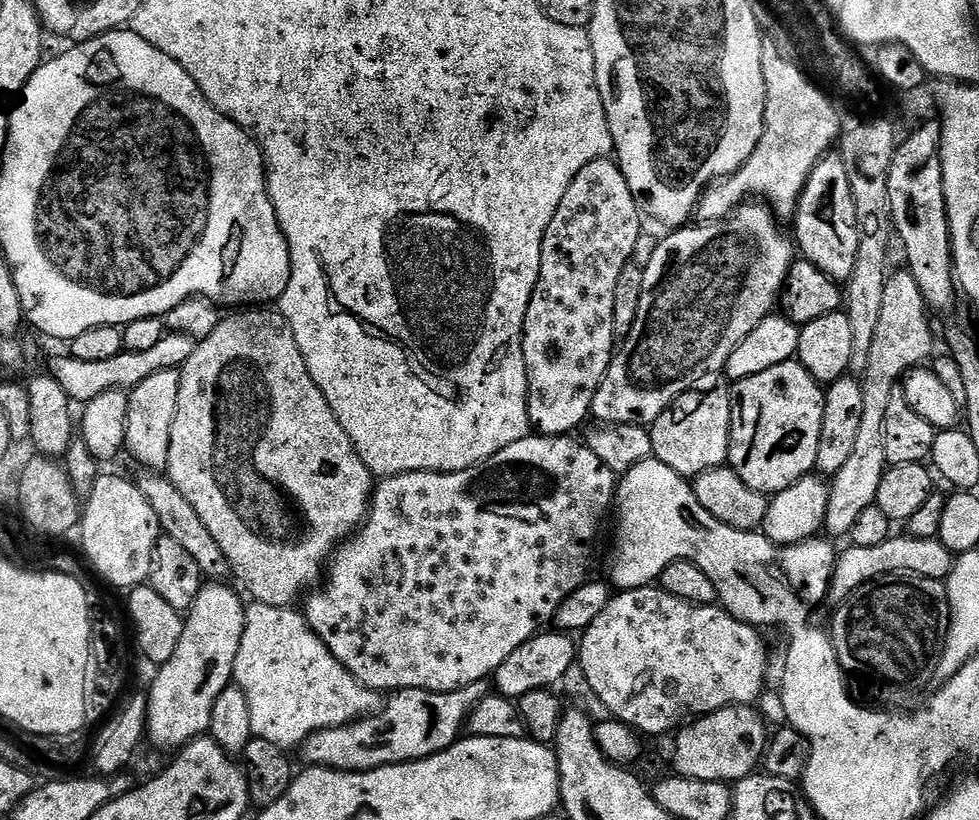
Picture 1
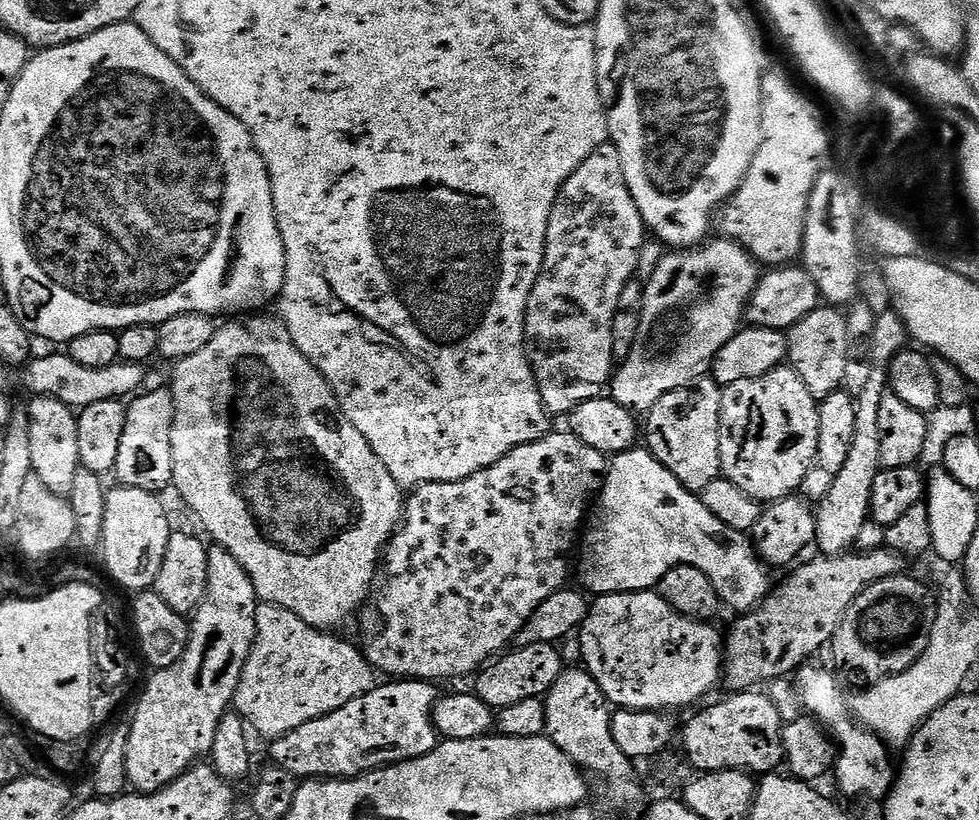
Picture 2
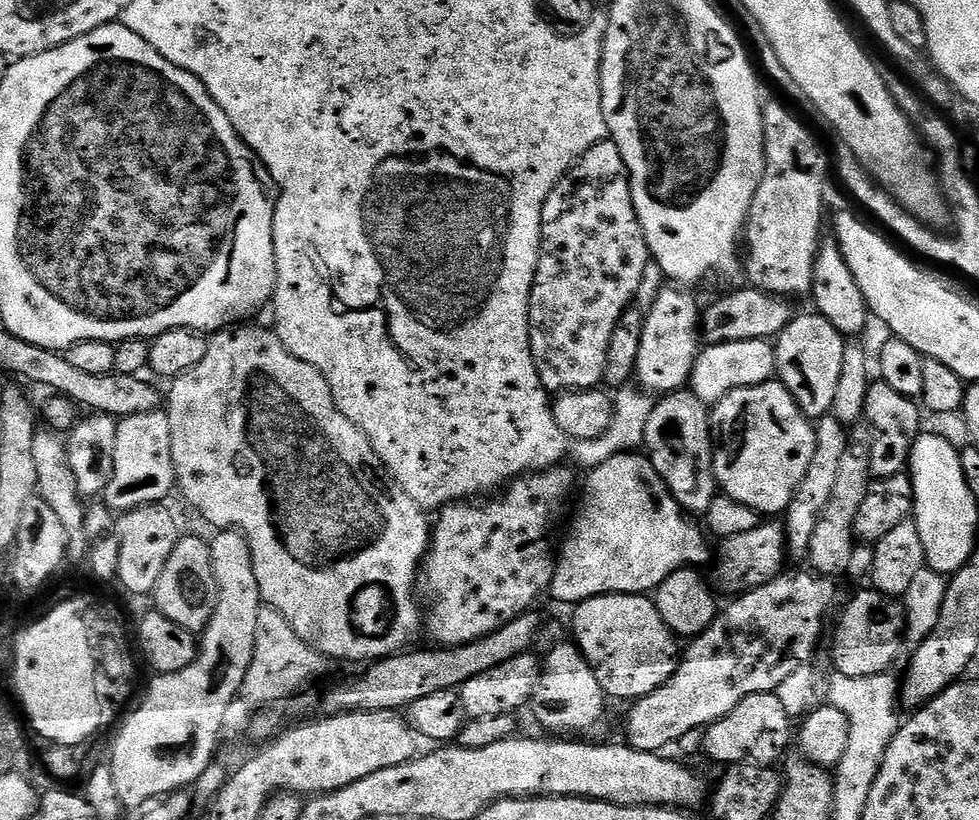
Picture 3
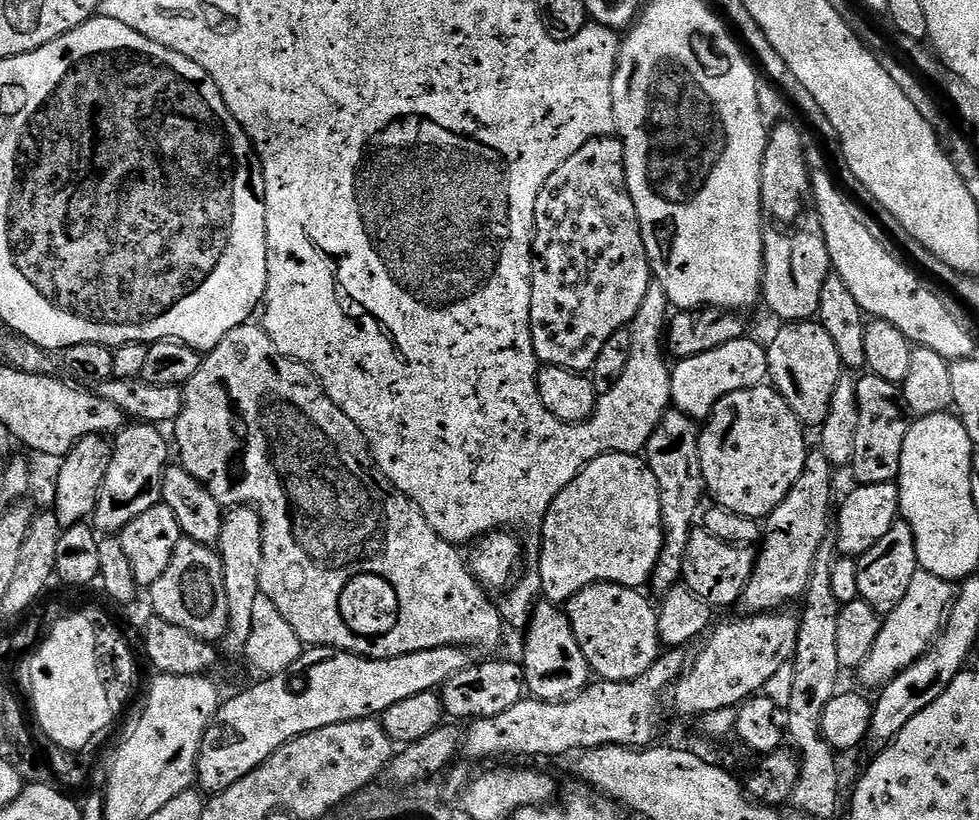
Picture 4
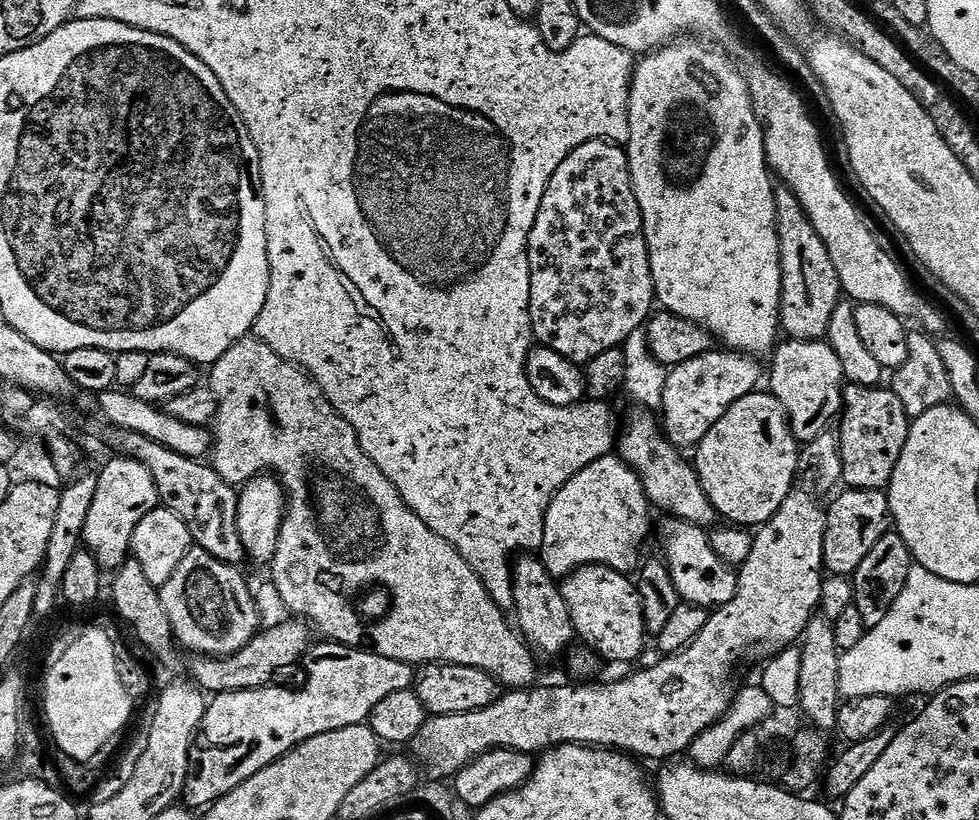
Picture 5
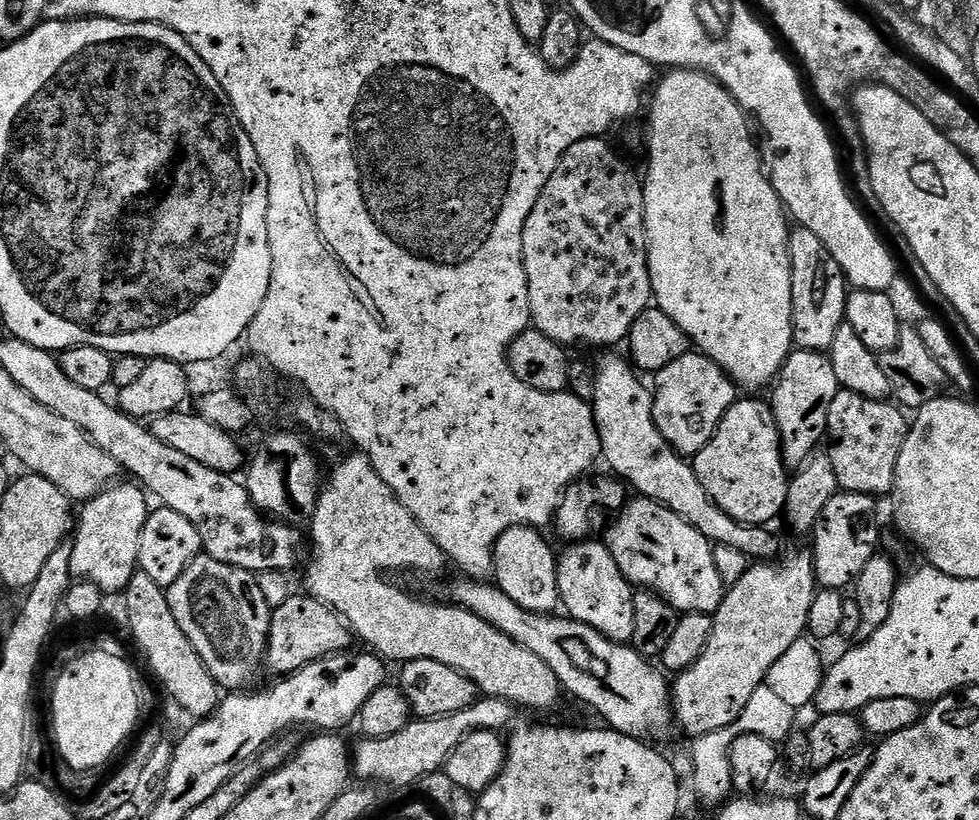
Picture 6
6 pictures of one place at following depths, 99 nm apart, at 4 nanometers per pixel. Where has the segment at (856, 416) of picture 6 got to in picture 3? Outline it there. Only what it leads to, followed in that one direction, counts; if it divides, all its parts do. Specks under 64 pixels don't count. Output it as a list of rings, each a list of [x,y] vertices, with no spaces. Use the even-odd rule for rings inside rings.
[[[877,379],[869,383],[864,407],[864,420],[872,431],[872,440],[867,441],[870,470],[876,480],[885,480],[891,476],[899,476],[907,469],[908,459],[912,456],[914,442],[922,434],[920,428],[920,412],[922,408],[917,401],[898,394],[886,382]]]

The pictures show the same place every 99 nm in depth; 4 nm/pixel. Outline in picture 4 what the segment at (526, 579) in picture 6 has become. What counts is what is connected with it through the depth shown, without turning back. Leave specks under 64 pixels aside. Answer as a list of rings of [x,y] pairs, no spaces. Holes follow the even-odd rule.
[[[541,602],[537,604],[532,621],[523,633],[524,639],[524,683],[527,691],[537,700],[562,702],[574,700],[590,683],[590,669],[582,646],[574,634],[568,613],[559,604]]]

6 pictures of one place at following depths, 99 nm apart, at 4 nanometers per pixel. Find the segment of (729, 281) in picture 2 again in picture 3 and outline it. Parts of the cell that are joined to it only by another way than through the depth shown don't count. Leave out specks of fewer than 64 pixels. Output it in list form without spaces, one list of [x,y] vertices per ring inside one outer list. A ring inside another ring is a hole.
[[[666,286],[644,316],[635,379],[649,393],[679,392],[691,381],[692,367],[702,347],[702,308],[700,312],[699,302],[688,292],[684,286]]]

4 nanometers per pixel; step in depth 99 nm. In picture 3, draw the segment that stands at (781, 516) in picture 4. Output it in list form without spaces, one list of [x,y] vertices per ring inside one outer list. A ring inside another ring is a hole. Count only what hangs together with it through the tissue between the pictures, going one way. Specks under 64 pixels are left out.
[[[834,415],[821,416],[815,421],[816,449],[814,458],[810,458],[810,470],[806,470],[806,478],[798,486],[788,511],[783,513],[782,523],[788,534],[789,553],[807,553],[810,538],[814,538],[814,526],[818,526],[818,518],[822,510],[826,510],[826,502],[830,502],[830,494],[834,494],[834,485],[838,478],[838,469],[842,463],[842,454],[846,454],[850,437],[849,429]]]

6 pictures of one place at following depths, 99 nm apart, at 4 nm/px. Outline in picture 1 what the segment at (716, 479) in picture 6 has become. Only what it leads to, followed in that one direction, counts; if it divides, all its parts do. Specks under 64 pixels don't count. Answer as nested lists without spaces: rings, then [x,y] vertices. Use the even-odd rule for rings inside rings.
[[[793,358],[762,374],[742,378],[731,385],[732,389],[732,429],[728,447],[728,464],[754,490],[765,494],[775,494],[798,483],[816,467],[818,458],[818,438],[822,438],[822,410],[824,409],[824,388]]]

